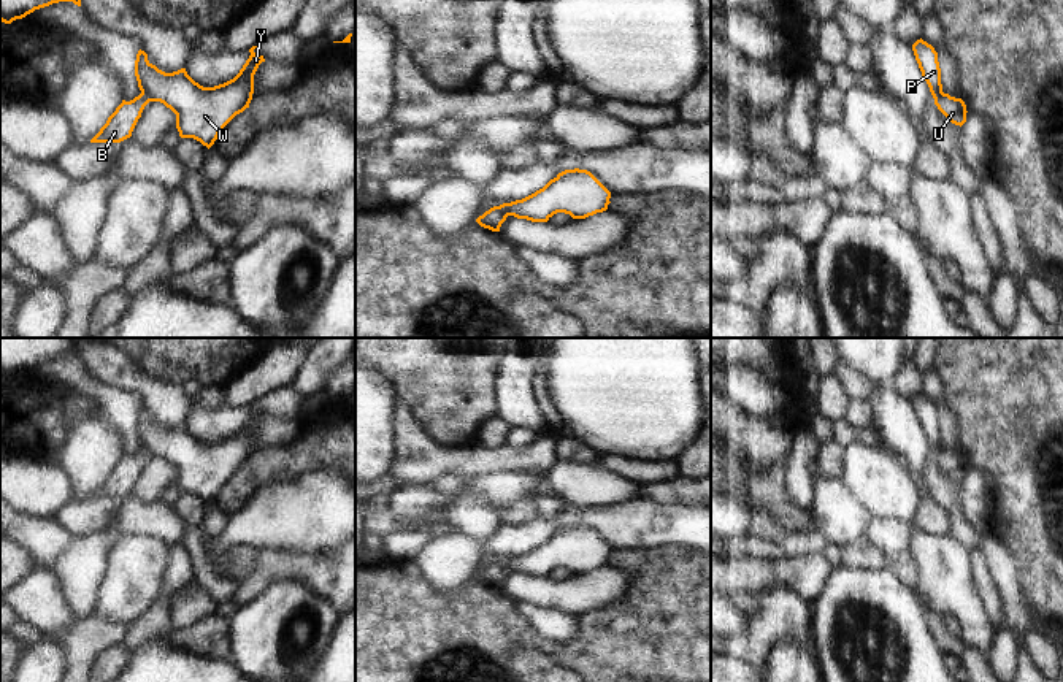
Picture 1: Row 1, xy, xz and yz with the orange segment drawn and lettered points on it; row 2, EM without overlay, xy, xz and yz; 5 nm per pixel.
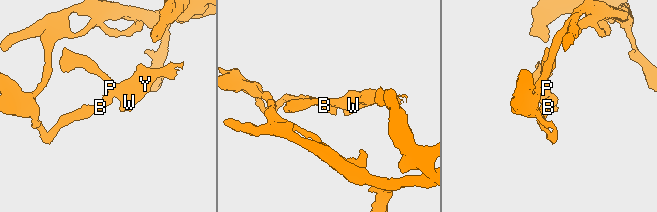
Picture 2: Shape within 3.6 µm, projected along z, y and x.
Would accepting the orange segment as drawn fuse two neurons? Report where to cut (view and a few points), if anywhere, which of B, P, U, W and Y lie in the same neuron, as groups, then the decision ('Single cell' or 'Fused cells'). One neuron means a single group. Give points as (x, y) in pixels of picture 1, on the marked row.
Split along xz (498, 206), (508, 214). Groups: B U / P W Y. Fused cells

